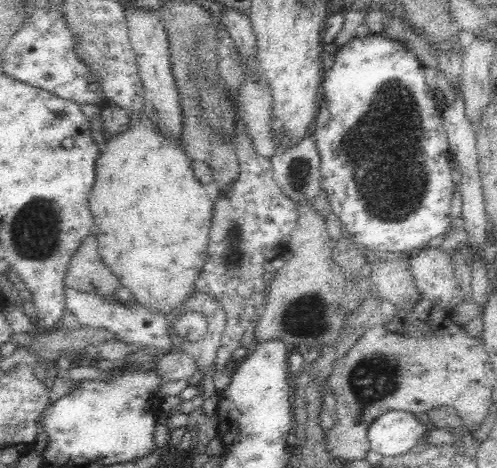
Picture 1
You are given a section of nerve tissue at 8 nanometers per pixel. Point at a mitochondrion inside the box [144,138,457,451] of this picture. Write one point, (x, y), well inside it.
(392, 192)

